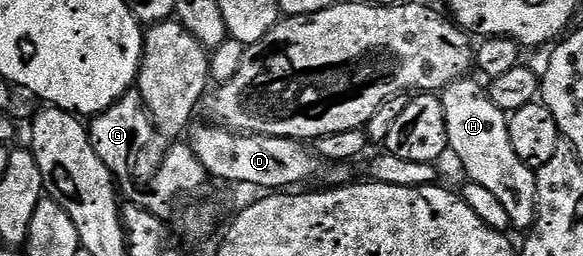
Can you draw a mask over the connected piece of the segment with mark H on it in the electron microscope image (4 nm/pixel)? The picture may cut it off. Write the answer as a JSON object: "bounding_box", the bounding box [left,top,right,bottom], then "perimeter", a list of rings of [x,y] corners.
{"bounding_box":[439,76,537,231],"perimeter":[[[466,76],[460,82],[453,82],[439,94],[447,120],[449,150],[461,161],[464,177],[475,184],[483,184],[483,188],[490,190],[499,204],[503,204],[510,227],[514,231],[528,231],[537,218],[537,175],[534,167],[519,160],[515,148],[511,148],[506,111],[495,108],[486,87],[471,79]]]}

